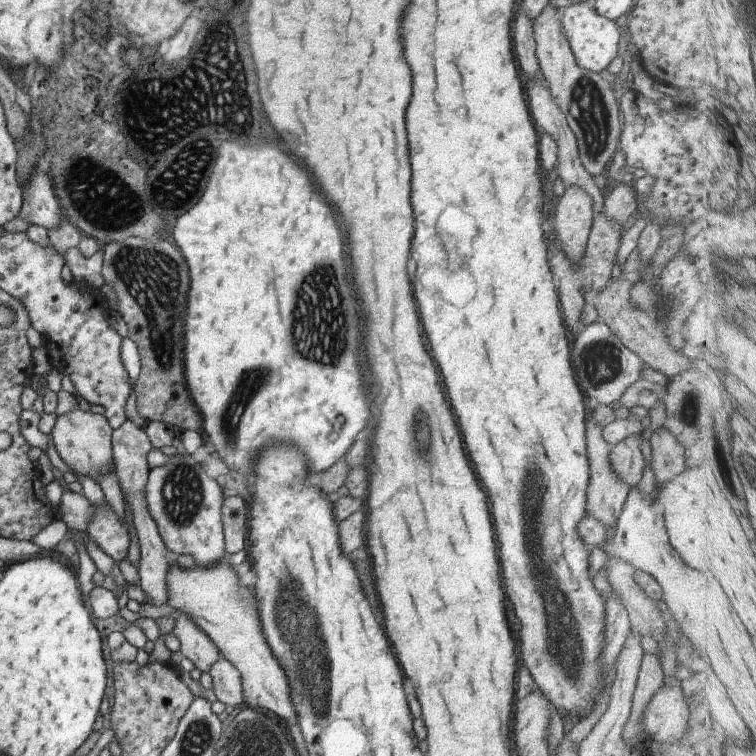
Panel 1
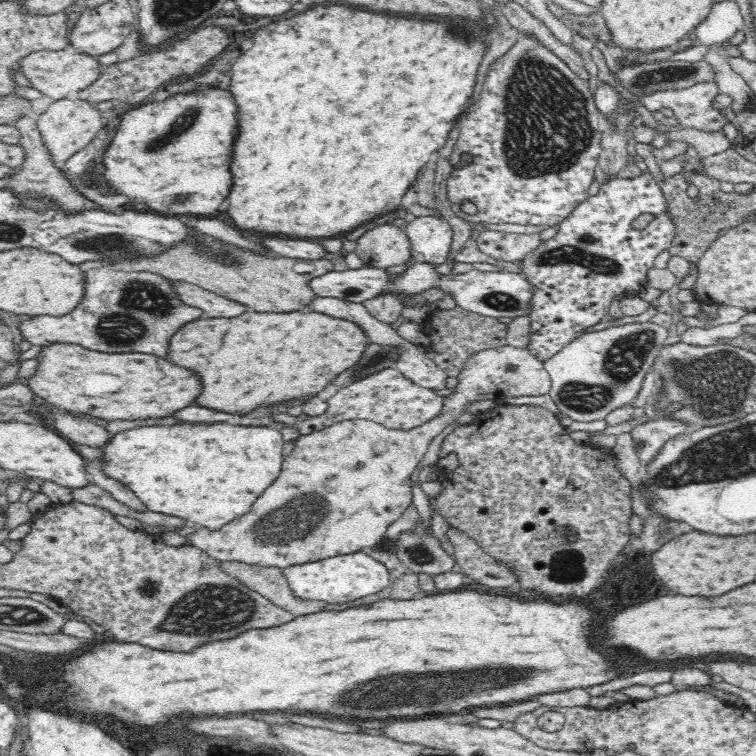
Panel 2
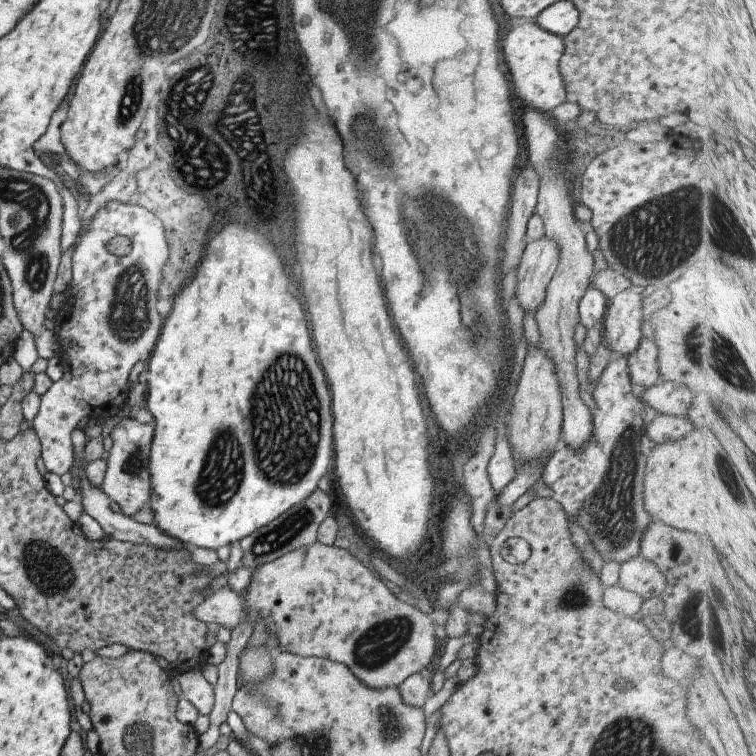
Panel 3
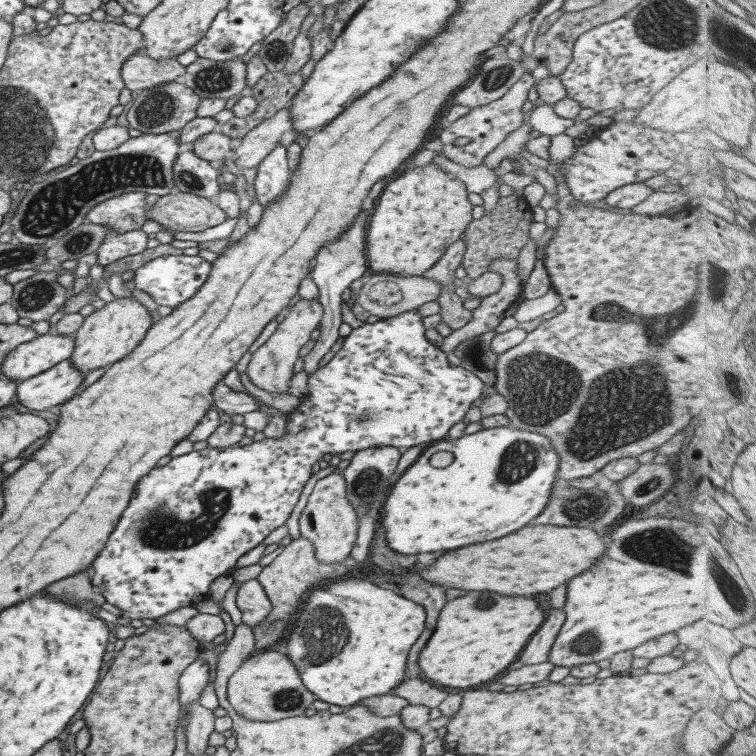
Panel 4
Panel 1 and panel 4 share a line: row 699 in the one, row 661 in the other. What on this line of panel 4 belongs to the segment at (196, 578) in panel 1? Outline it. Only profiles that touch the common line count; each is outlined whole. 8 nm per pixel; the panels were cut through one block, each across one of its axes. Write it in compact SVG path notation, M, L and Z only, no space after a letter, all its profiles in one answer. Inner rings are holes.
M266 648L248 657L228 679L227 699L231 708L242 718L272 722L304 715L317 697L304 688L298 670L286 654Z

